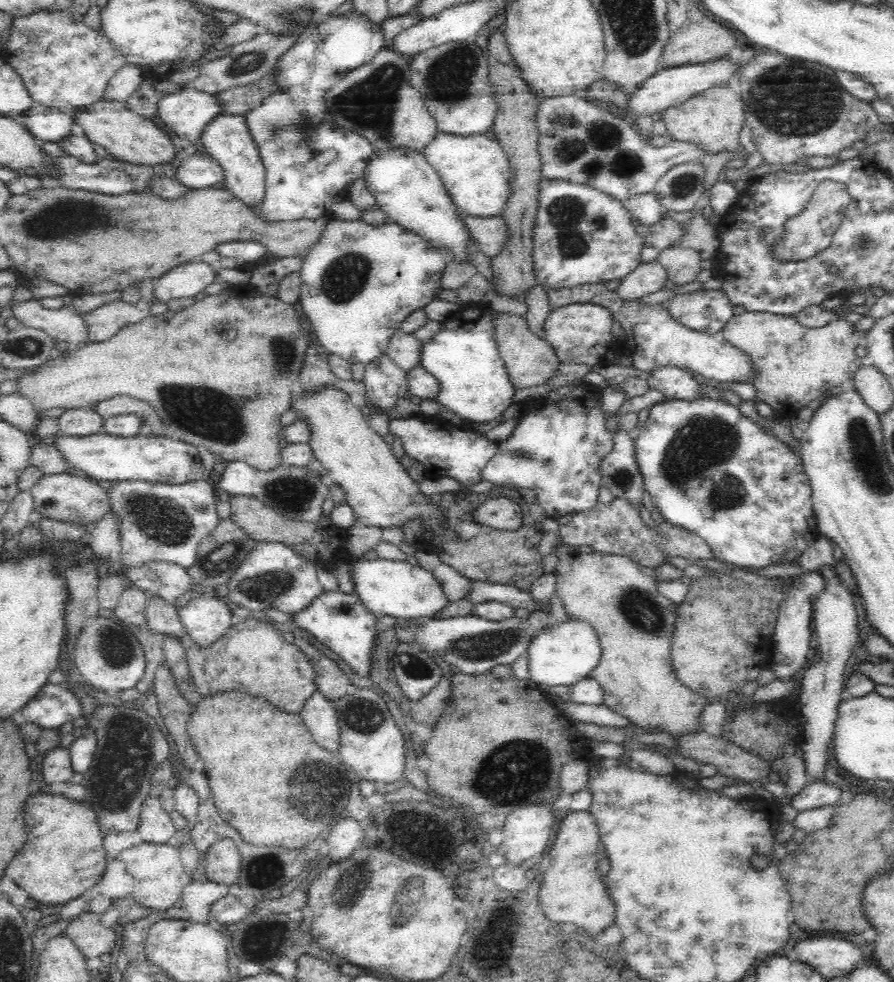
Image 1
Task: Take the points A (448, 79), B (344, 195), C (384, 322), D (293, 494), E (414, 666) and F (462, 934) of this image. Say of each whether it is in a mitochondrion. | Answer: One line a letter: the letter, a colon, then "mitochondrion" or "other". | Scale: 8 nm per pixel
A: mitochondrion
B: other
C: other
D: mitochondrion
E: mitochondrion
F: other

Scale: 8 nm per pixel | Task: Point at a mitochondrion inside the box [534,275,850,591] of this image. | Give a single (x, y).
(699, 449)

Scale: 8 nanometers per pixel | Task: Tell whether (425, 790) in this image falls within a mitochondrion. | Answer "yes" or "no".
no

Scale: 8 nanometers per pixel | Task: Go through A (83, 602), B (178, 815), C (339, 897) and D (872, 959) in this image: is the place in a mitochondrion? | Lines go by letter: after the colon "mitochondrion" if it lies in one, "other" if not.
A: other
B: other
C: mitochondrion
D: other

